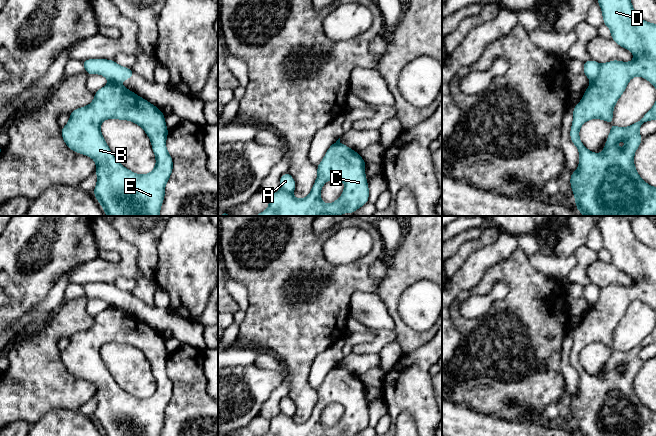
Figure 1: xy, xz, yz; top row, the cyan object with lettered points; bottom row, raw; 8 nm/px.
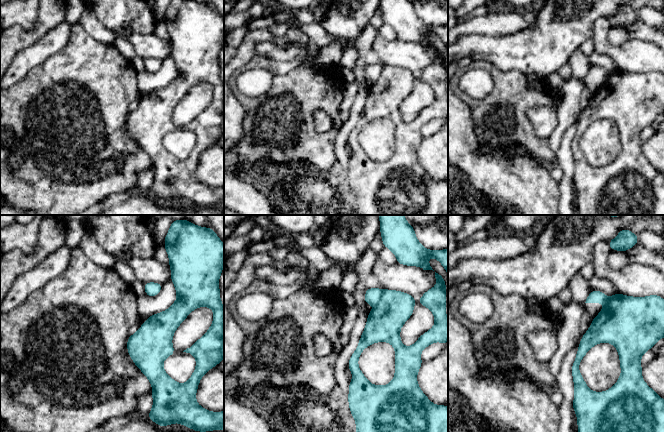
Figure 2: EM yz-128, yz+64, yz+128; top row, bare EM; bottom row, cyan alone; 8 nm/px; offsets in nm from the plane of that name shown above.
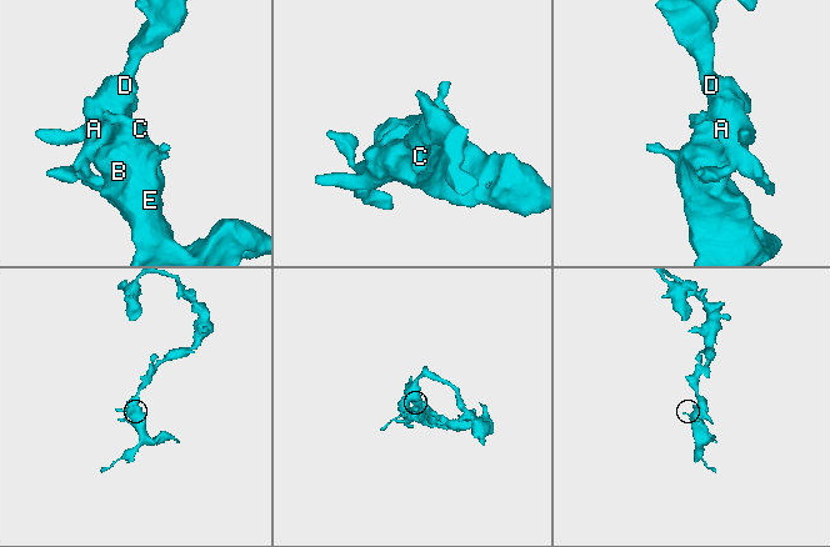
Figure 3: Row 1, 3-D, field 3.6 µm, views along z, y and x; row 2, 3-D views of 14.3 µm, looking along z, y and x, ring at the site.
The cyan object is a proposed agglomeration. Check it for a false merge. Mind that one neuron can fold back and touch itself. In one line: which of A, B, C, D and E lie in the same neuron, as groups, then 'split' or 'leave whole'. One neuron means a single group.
A B C D E | leave whole

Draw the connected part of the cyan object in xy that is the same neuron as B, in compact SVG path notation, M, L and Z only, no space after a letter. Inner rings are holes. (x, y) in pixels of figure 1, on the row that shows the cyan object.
M85 59L82 63L88 75L100 74L110 82L94 93L95 98L89 105L69 113L68 123L61 128L61 136L66 146L76 153L91 157L96 162L97 184L93 195L102 206L106 216L160 216L160 209L165 198L165 185L173 171L173 159L166 148L169 132L165 115L158 107L118 83L134 76L132 69L122 67L109 59ZM106 119L128 120L145 131L156 158L156 165L150 173L136 174L124 167L113 156L100 129L101 123Z

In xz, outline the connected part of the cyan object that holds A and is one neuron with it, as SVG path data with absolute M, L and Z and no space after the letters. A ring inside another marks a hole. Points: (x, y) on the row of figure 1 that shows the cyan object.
M340 138L327 150L322 161L317 165L318 176L313 184L310 194L303 199L296 199L292 193L296 188L296 182L289 172L284 173L279 183L281 190L269 196L268 208L255 216L320 216L327 214L339 216L344 213L354 213L357 209L368 203L369 187L365 175L366 161L359 152L353 151L340 142ZM339 179L345 184L342 195L331 204L325 204L320 197L323 185L331 180Z

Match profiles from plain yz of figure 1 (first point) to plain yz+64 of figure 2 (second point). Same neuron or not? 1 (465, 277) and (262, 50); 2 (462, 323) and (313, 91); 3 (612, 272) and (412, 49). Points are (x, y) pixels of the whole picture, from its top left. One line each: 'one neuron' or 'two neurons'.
1: two neurons
2: one neuron
3: one neuron

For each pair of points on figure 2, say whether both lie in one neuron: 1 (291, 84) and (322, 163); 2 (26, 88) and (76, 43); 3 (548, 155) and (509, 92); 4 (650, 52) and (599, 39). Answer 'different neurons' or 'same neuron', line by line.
1: same neuron
2: same neuron
3: same neuron
4: same neuron

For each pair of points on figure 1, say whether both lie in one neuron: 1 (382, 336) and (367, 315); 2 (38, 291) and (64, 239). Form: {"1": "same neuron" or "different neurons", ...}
{"1": "different neurons", "2": "same neuron"}

